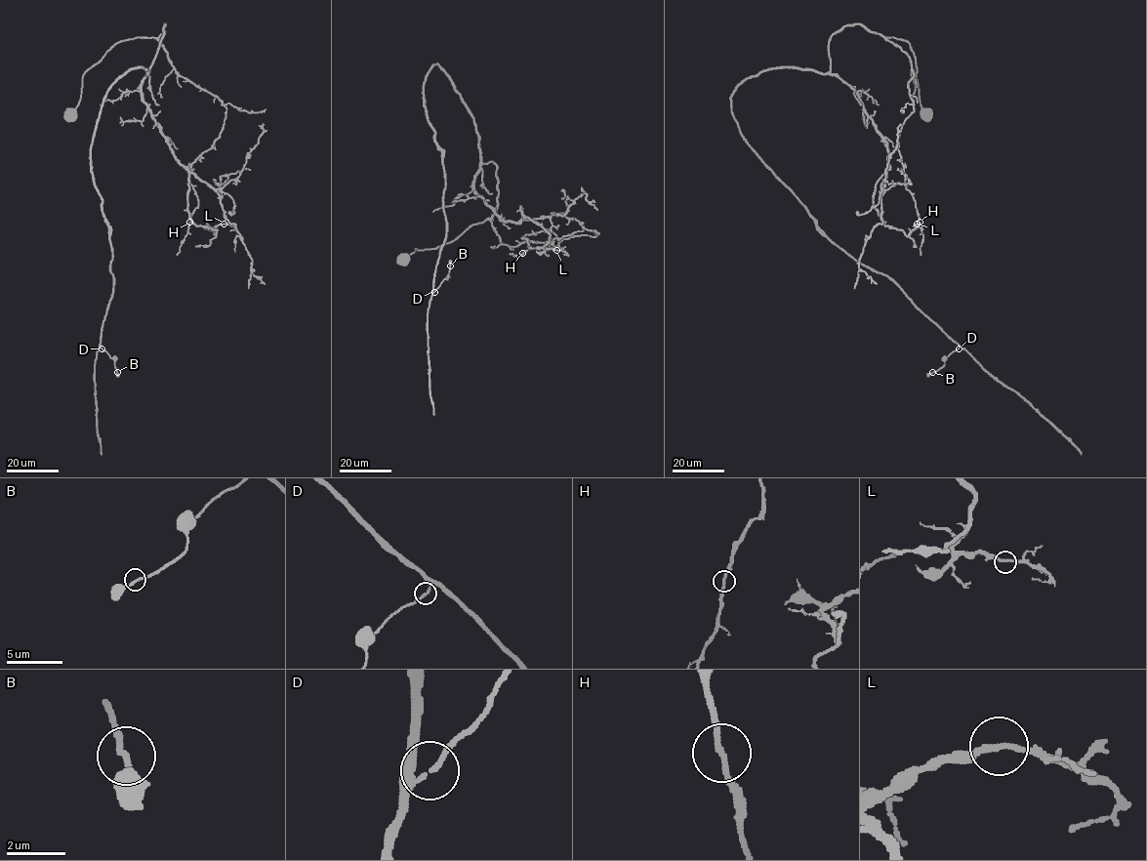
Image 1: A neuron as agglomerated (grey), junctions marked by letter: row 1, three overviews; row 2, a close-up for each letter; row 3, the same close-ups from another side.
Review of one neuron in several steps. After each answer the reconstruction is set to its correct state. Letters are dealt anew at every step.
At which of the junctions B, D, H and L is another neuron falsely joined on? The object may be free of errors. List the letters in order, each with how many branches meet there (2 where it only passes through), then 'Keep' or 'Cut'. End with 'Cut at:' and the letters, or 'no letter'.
B: Branches: 2. Keep
D: Branches: 2. Keep
H: Branches: 2. Keep
L: Branches: 2. Keep
Cut at: no letter

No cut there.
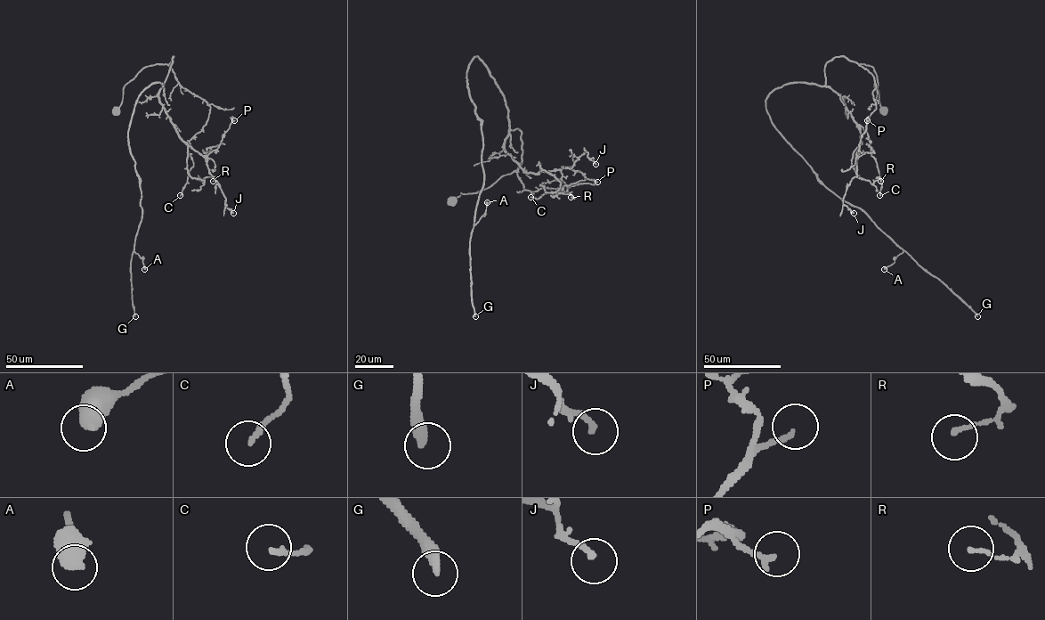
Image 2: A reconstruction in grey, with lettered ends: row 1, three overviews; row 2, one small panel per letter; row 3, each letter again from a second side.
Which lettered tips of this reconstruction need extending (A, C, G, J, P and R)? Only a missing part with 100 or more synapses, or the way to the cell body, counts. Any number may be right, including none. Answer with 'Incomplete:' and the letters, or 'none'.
Incomplete: G

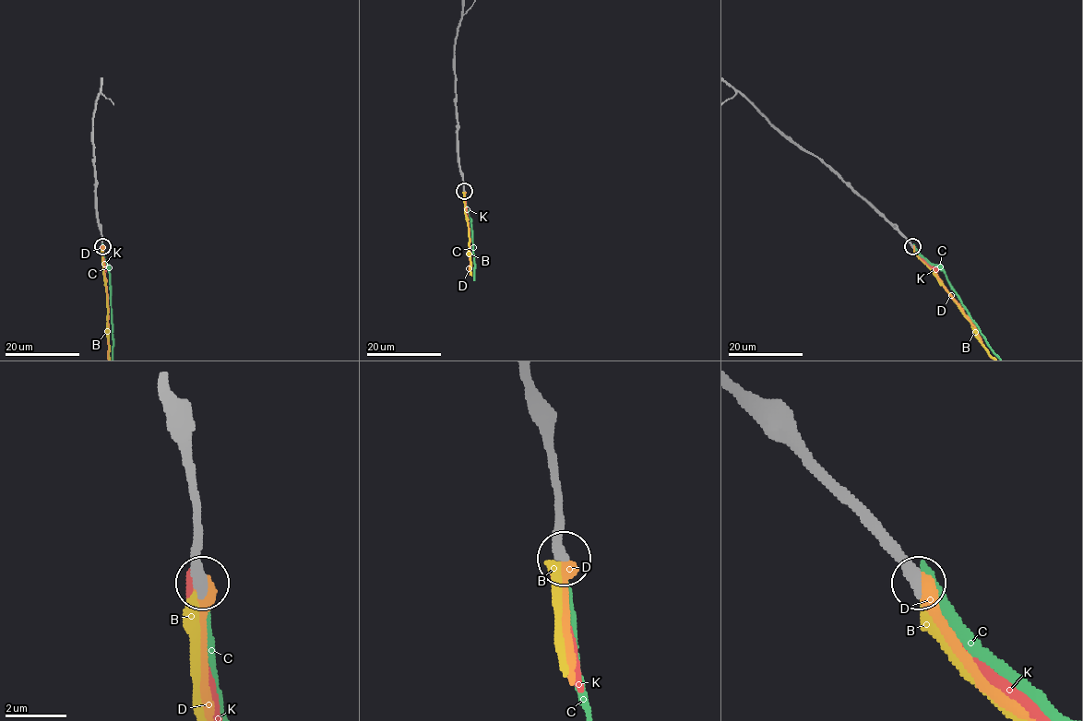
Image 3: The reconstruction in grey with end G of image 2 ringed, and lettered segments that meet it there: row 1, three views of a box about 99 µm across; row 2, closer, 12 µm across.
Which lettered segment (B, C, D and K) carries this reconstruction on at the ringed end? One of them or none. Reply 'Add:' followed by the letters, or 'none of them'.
Add: D

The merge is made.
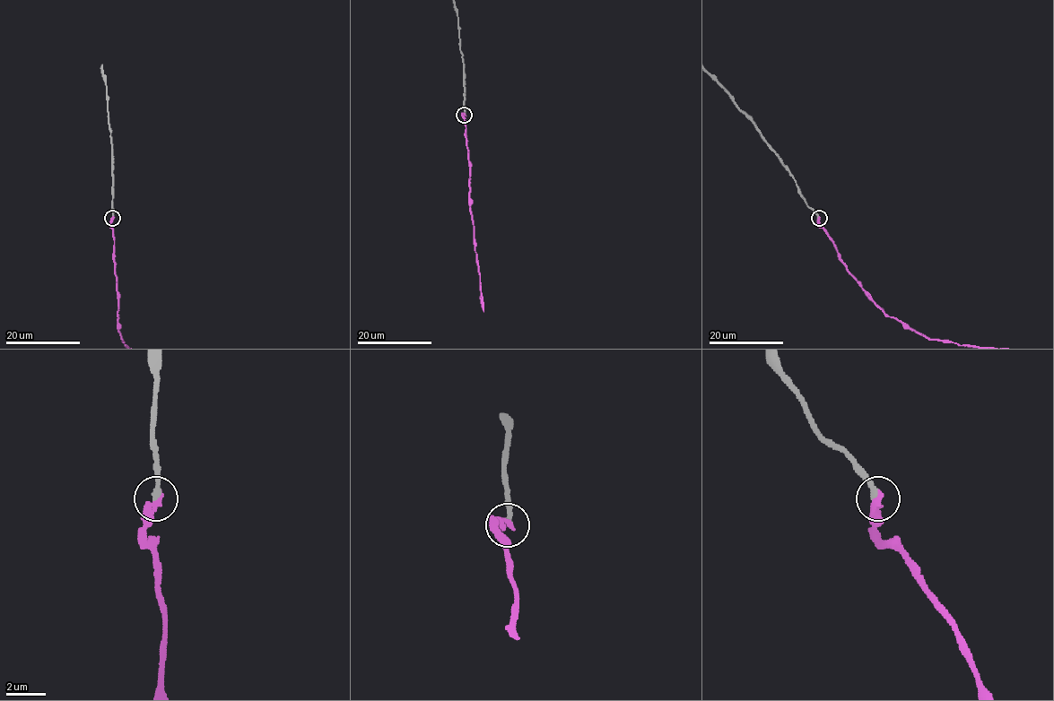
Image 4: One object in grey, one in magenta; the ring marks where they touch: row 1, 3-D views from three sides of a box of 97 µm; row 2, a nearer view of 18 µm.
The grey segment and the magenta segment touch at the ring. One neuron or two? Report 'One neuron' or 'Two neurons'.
One neuron

